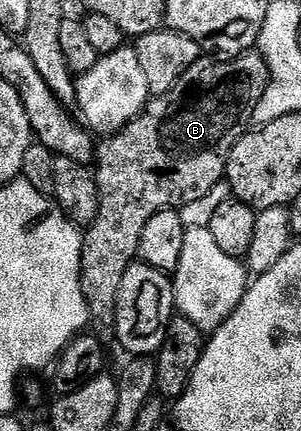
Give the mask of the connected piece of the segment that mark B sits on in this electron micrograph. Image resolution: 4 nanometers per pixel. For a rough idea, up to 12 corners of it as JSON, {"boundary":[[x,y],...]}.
{"boundary":[[258,53],[202,57],[95,151],[89,318],[116,328],[151,217],[206,197],[254,122]]}

